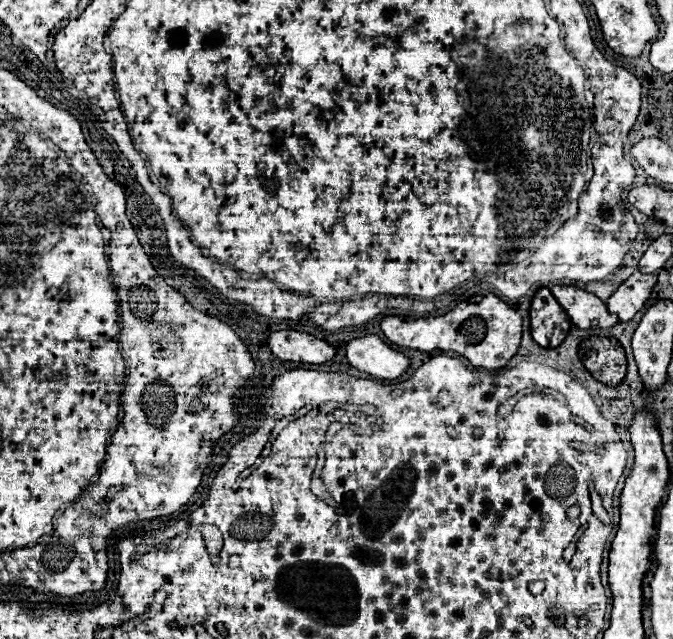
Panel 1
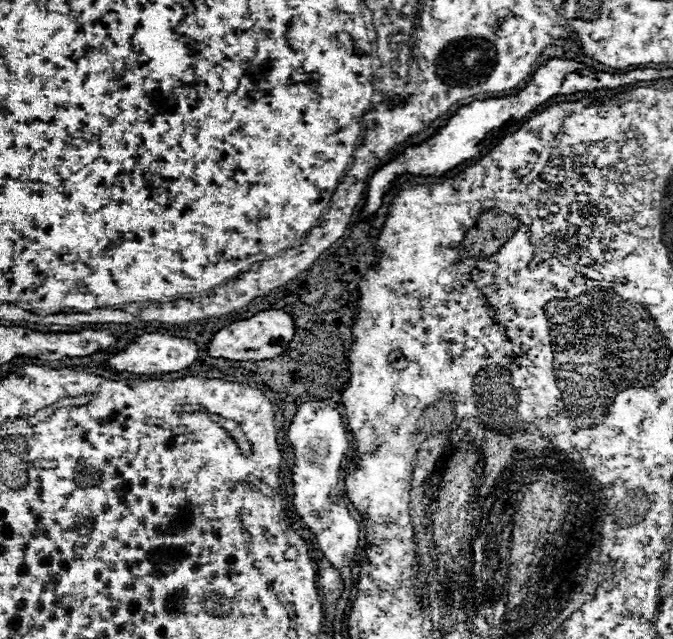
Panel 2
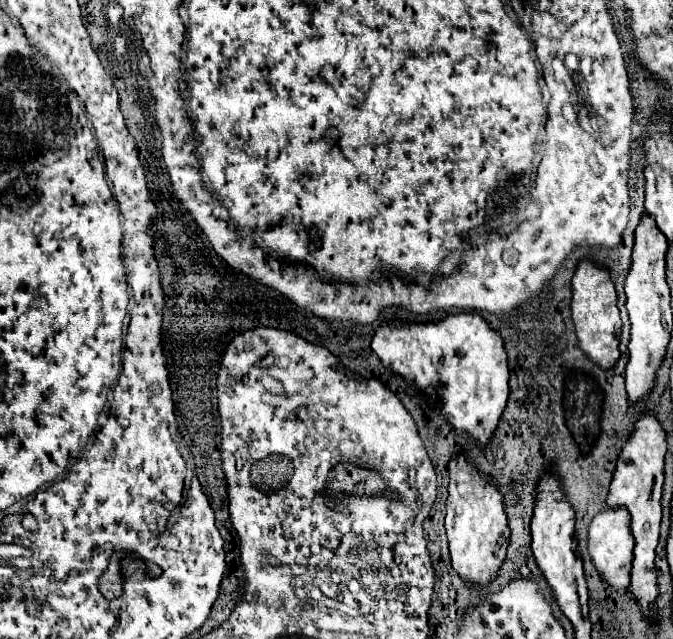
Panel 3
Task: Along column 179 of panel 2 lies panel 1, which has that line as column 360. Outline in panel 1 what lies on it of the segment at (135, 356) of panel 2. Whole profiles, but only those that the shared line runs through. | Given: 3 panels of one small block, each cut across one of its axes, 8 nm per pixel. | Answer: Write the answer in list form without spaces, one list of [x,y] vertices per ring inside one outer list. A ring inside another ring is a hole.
[[[362,336],[350,340],[346,344],[346,358],[360,372],[380,380],[394,380],[402,376],[410,366],[410,358],[386,346],[378,336]]]

